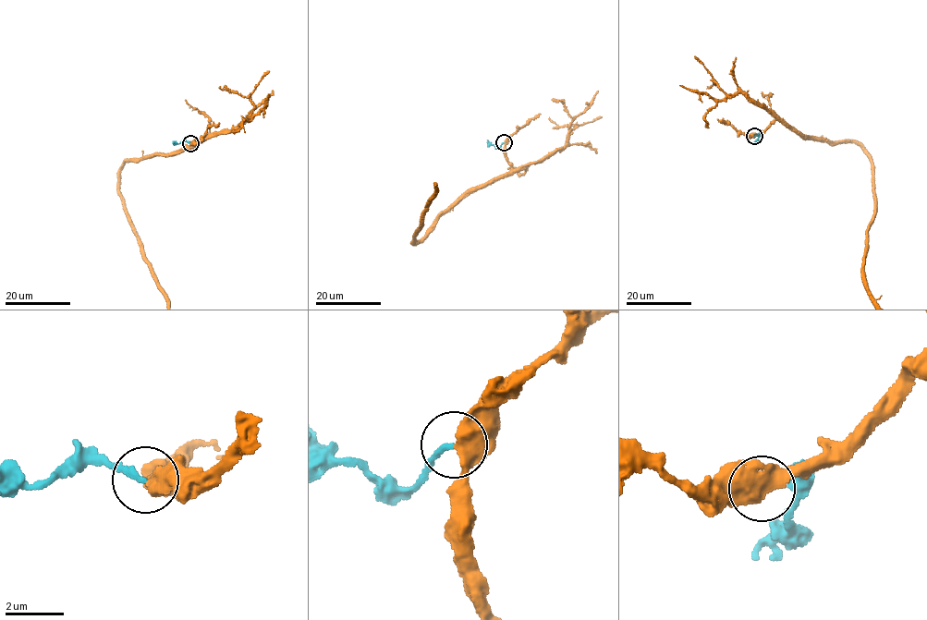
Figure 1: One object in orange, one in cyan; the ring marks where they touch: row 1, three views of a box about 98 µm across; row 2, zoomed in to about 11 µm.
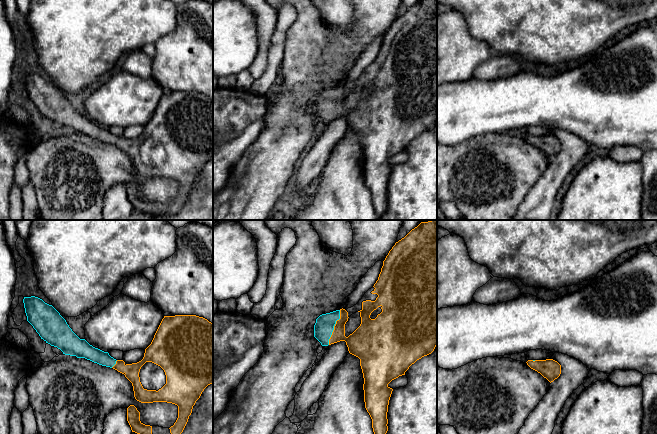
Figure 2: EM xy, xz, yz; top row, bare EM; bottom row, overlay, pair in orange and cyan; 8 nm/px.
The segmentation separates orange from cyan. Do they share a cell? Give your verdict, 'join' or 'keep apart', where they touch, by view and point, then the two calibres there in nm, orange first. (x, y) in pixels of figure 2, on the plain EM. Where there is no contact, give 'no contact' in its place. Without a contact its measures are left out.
join | xz (334, 103) | 220/160 nm

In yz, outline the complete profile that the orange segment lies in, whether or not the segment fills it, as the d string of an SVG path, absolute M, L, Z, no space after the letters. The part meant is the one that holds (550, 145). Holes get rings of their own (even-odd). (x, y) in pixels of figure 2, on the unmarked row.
M553 135L528 136L526 139L531 145L540 149L550 159L557 155L561 150L561 141Z

